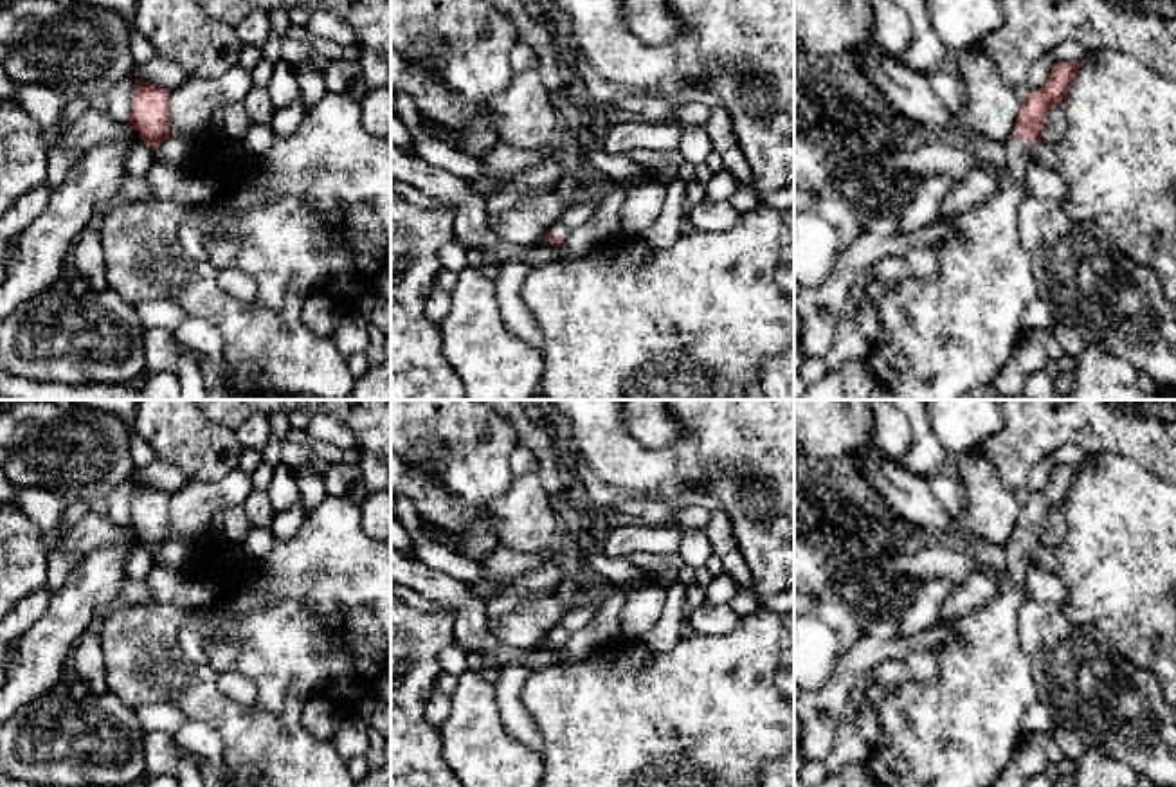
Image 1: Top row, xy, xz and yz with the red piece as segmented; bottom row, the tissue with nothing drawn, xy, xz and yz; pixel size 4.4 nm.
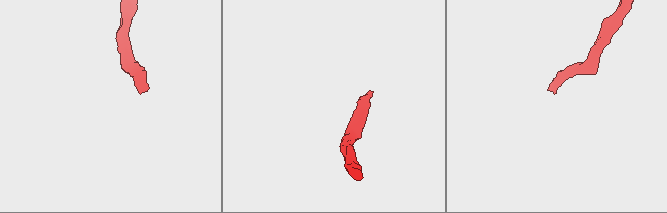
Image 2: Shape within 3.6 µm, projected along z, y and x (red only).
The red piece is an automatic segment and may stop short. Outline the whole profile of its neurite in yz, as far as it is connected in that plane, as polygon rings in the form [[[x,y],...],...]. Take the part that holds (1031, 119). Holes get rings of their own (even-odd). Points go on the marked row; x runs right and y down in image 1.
[[[1084,59],[1057,61],[1048,81],[1030,90],[1012,137],[1003,144],[1001,171],[994,176],[996,194],[962,216],[945,220],[953,231],[935,249],[938,270],[931,277],[899,281],[877,299],[881,330],[866,360],[895,400],[962,400],[974,385],[992,384],[1009,362],[1025,331],[1023,310],[1039,297],[1039,265],[1023,247],[1018,227],[1018,209],[1028,196],[1027,167],[1034,160],[1034,144],[1043,137],[1048,110],[1054,104],[1064,106],[1082,65]]]

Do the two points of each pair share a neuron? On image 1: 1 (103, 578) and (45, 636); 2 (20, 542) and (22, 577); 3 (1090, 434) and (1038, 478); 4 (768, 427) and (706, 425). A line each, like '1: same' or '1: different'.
1: same
2: same
3: different
4: same

